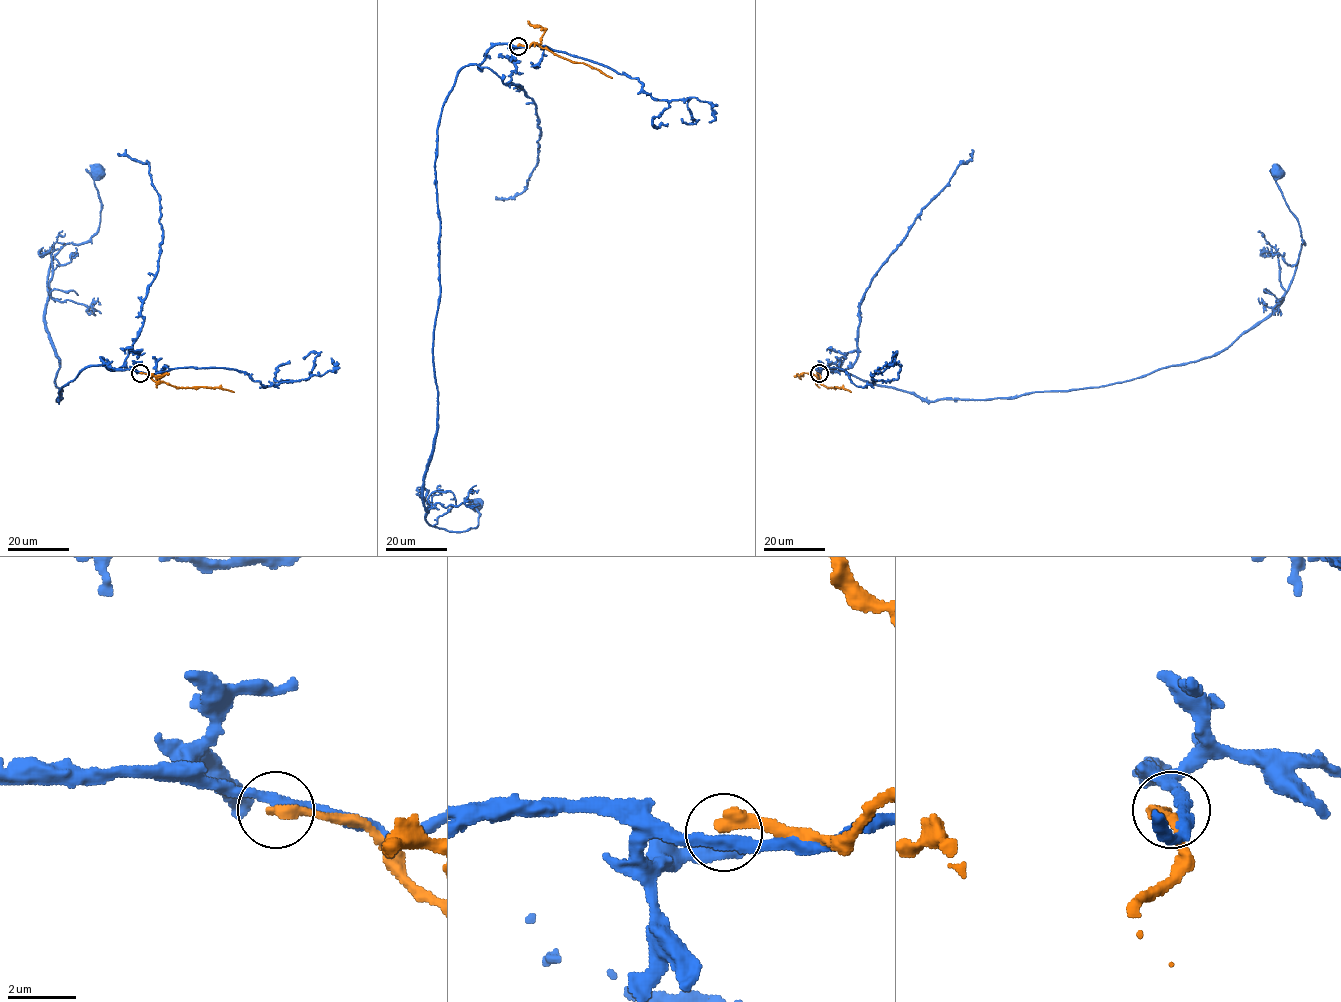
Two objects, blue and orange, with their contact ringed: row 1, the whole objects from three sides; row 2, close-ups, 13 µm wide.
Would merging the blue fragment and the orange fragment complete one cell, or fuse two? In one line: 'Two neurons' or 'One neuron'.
Two neurons

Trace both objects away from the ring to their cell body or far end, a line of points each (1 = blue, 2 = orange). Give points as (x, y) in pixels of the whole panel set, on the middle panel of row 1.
1: (518, 46), (494, 44), (482, 69), (458, 73), (435, 160), (425, 520), (474, 528), (477, 503)
2: (518, 45), (537, 43), (612, 78)

